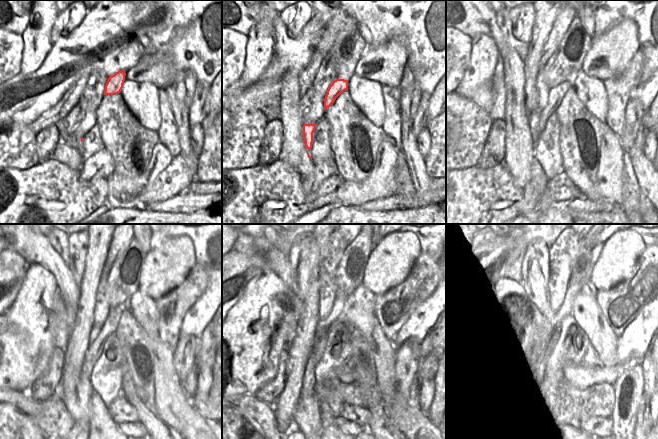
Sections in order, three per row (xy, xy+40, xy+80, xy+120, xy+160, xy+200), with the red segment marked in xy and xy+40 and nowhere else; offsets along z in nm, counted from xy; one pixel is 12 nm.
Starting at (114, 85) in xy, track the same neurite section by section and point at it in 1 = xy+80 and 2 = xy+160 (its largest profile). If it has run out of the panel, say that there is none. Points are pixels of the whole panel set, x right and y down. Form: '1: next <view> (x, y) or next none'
1: next xy+80 (537, 121)
2: next xy+160 (320, 345)

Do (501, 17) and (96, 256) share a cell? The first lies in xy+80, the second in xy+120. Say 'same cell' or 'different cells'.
same cell

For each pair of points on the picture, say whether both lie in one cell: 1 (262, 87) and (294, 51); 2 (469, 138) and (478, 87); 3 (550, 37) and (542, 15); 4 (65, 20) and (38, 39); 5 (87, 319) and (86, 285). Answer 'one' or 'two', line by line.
1: one
2: one
3: two
4: two
5: one

